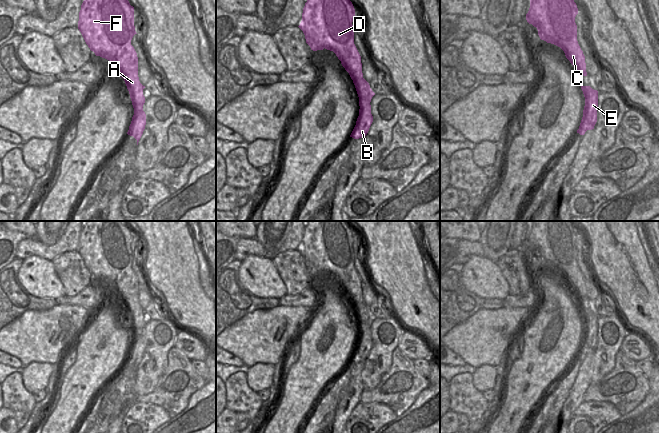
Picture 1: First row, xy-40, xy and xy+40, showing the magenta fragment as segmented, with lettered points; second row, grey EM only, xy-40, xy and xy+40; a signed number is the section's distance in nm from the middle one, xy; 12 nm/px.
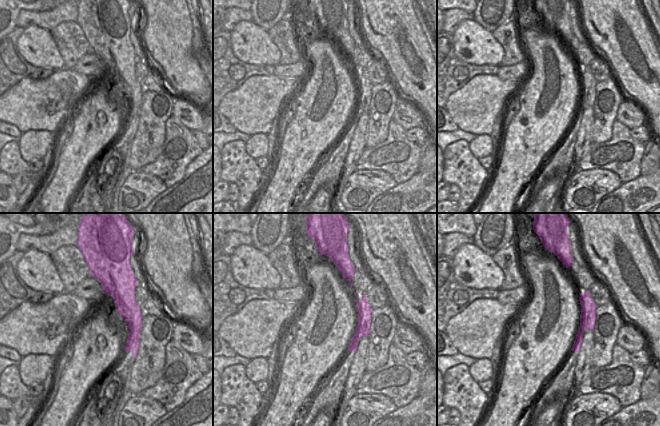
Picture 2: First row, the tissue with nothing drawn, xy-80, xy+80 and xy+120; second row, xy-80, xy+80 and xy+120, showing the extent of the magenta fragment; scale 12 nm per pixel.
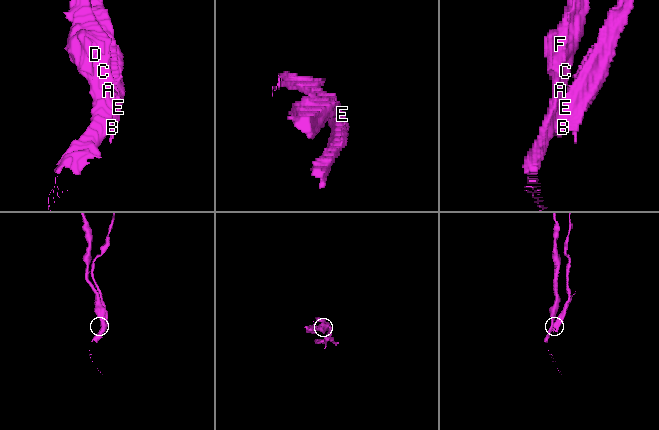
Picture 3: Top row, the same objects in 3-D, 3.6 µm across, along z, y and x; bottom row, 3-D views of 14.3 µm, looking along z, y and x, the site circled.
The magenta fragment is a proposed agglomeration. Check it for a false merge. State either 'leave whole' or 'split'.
split

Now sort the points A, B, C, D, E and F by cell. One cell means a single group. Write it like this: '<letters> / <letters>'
A C D F / B E

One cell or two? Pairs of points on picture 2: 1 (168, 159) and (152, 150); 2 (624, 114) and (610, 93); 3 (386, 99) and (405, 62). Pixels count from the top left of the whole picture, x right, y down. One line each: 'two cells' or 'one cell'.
1: two cells
2: two cells
3: two cells

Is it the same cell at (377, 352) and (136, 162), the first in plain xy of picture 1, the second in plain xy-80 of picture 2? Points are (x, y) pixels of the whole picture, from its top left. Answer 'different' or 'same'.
same

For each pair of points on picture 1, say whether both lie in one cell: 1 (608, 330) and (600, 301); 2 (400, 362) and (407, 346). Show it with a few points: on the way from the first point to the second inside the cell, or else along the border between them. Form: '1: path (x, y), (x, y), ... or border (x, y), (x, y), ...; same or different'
1: border (615, 311), (611, 315), (598, 316); different
2: border (397, 347), (413, 361); different

